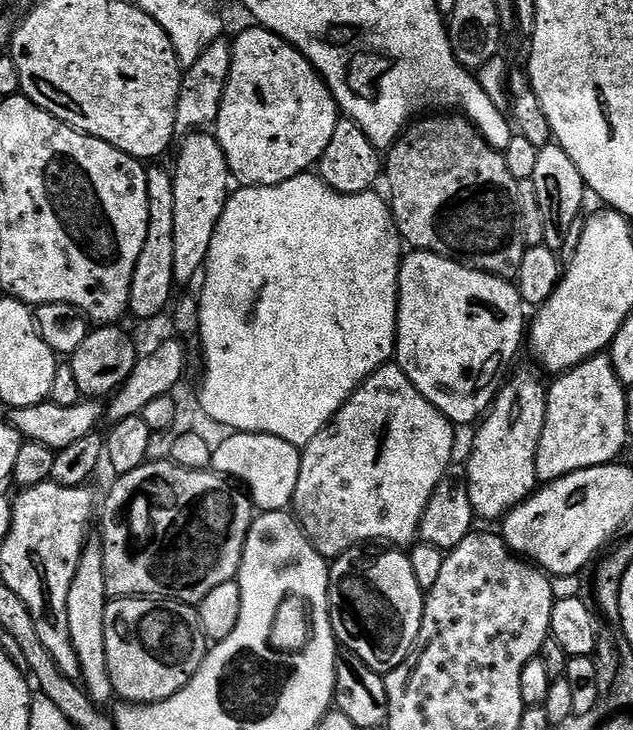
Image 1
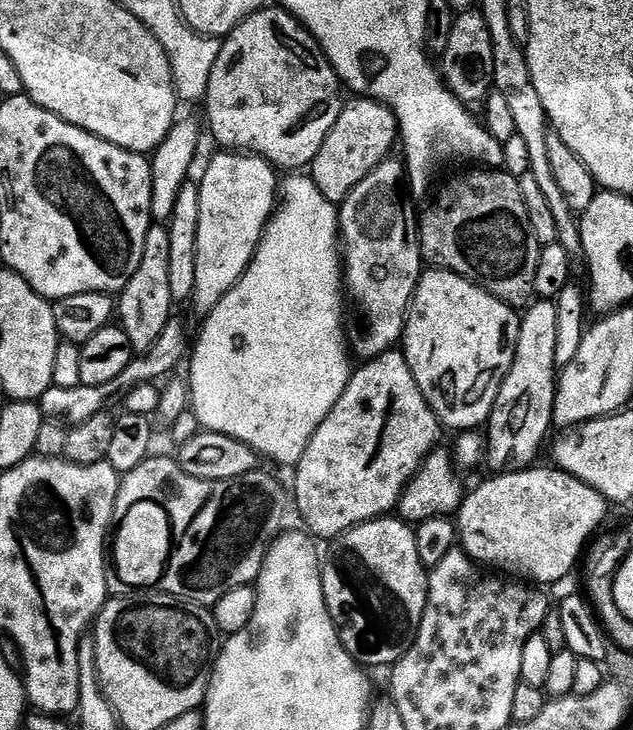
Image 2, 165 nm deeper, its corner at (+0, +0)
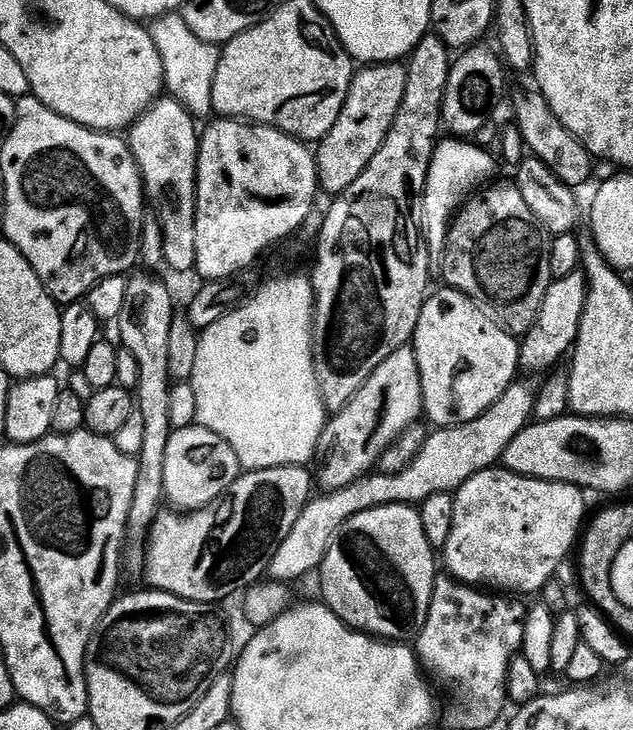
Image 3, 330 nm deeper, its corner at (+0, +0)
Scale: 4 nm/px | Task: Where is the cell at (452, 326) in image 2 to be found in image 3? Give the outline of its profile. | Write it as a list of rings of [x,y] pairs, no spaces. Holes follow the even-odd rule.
[[[447,286],[441,289],[425,299],[410,344],[416,349],[414,363],[422,382],[423,415],[429,416],[436,428],[453,428],[477,420],[517,379],[520,344],[517,337],[515,340],[499,328],[477,301]]]

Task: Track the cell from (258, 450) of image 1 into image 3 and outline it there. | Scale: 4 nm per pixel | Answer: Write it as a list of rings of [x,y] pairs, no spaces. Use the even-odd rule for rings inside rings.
[[[199,423],[189,428],[177,428],[166,442],[166,466],[164,467],[164,494],[167,503],[176,508],[192,508],[201,510],[215,505],[227,493],[228,487],[242,475],[238,454],[229,446],[228,442],[209,428],[201,428]]]

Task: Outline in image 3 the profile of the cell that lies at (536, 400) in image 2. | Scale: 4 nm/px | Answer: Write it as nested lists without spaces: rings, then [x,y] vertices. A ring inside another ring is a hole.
[[[577,270],[569,276],[561,276],[551,281],[548,293],[540,304],[540,313],[532,324],[532,329],[525,334],[520,344],[520,362],[526,369],[533,368],[540,372],[551,364],[556,364],[560,356],[567,357],[573,351],[580,333],[580,323],[584,307],[588,301],[588,277],[583,271]]]

